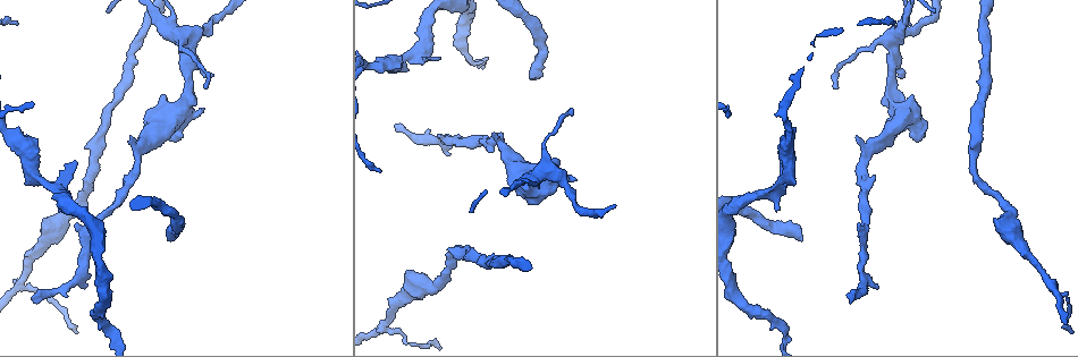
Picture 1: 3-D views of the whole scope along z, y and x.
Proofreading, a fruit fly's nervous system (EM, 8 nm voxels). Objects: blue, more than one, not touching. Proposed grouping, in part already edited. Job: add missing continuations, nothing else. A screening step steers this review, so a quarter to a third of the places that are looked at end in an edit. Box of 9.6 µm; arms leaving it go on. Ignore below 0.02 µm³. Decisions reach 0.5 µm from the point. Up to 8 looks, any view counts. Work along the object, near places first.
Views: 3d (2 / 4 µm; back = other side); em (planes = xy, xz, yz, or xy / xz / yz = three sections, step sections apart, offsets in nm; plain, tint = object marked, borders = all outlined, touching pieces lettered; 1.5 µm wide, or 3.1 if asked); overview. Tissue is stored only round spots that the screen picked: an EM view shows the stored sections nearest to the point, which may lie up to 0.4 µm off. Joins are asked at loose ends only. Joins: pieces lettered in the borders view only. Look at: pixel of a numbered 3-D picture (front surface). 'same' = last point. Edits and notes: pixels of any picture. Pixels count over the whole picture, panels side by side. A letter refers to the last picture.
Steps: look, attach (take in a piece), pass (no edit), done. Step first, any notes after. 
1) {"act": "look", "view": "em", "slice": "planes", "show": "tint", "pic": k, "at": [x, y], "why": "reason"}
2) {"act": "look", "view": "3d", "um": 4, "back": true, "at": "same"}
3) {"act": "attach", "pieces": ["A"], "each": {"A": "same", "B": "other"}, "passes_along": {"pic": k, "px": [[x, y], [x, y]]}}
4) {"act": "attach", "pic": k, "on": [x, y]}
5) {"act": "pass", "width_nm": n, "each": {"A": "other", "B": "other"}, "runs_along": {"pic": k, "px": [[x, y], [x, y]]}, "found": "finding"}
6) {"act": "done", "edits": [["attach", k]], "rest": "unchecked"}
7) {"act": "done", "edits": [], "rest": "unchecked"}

{"act": "look", "view": "3d", "um": 4, "pic": 1, "at": [75, 162], "why": "an open end"}

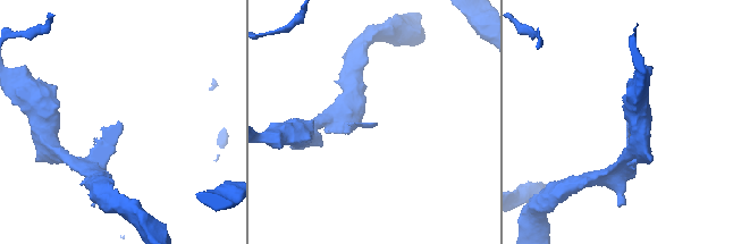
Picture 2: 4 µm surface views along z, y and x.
{"act": "look", "view": "em", "slice": "xz", "step": 8, "show": "borders", "pic": 2, "at": [121, 125]}

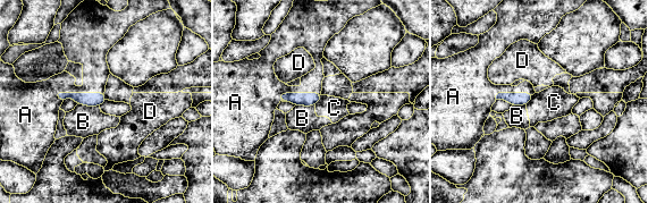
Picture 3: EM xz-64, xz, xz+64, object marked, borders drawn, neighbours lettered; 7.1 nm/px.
{"act": "look", "view": "em", "slice": "planes", "show": "borders", "at": "same"}

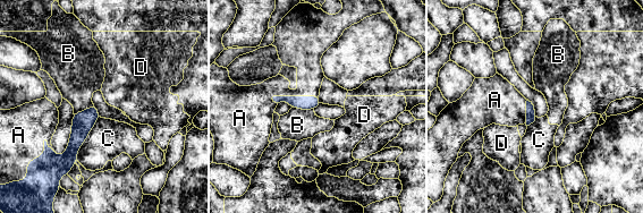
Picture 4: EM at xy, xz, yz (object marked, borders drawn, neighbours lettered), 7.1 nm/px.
{"act": "pass", "each": {"A": "other", "B": "other", "C": "other", "D": "other"}, "runs_along": {"pic": 4, "px": [[93, 109], [64, 162]]}, "found": "none of them fits"}

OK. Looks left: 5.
{"act": "look", "view": "3d", "um": 4, "pic": 1, "at": [155, 117], "why": "thick end"}

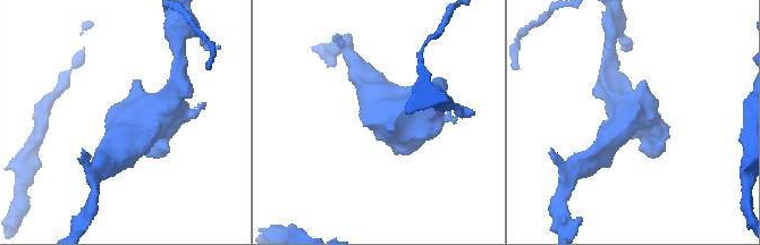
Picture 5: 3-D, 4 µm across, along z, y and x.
{"act": "look", "view": "em", "slice": "planes", "show": "plain", "pic": 5, "at": [377, 134]}

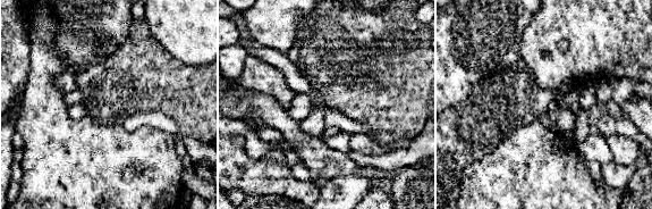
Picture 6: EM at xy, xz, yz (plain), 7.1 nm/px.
{"act": "look", "view": "em", "slice": "planes", "show": "borders", "at": "same", "why": "see the neighbours"}

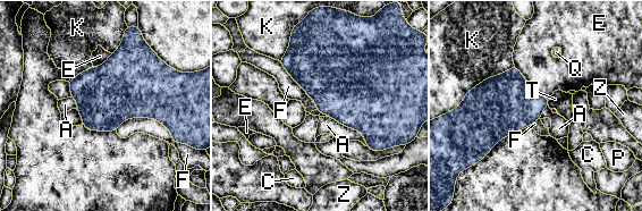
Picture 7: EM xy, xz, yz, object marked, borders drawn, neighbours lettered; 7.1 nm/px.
{"act": "pass", "each": {"A": "other", "C": "other", "E": "other", "F": "other", "K": "other", "P": "other", "Q": "other", "T": "other", "Z": "other"}, "border": {"pic": 7, "px": [[330, 116], [357, 129], [368, 145]]}, "found": "none of them fits"}

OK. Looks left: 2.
{"act": "look", "view": "em", "slice": "planes", "show": "borders", "pic": 1, "at": [800, 240], "why": "end of a long branch"}

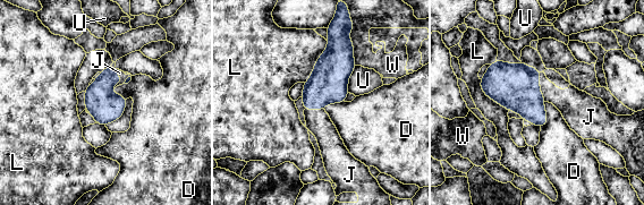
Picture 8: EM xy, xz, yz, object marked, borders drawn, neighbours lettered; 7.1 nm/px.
{"act": "attach", "pieces": ["J"], "each": {"D": "other", "J": "same", "L": "other", "U": "other", "W": "other"}, "found": "the neuron continues"}

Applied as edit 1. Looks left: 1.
{"act": "done", "edits": [["attach", 8]], "rest": "unchecked"}

